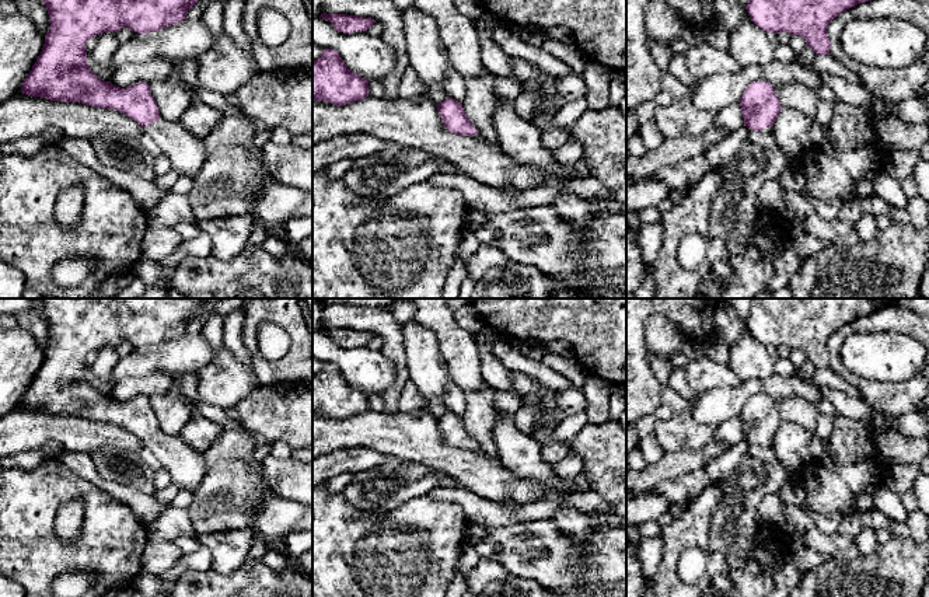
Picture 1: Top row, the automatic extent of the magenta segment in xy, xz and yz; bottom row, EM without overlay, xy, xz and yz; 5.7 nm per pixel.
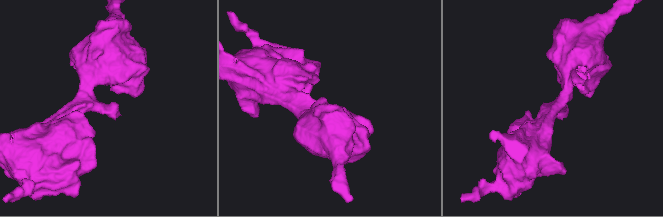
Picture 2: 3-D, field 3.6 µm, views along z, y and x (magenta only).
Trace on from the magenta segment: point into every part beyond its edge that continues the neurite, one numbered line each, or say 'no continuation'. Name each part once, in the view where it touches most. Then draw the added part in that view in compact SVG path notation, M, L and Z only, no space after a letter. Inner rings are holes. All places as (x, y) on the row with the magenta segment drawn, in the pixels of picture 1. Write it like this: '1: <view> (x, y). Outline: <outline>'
1: xy (185, 152). Outline: M160 118L150 126L143 126L143 133L158 144L179 175L193 178L206 160L203 139L191 133L181 122Z

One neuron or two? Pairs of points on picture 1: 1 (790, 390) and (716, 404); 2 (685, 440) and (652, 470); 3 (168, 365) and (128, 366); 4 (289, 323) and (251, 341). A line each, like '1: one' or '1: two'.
1: one
2: two
3: one
4: one

